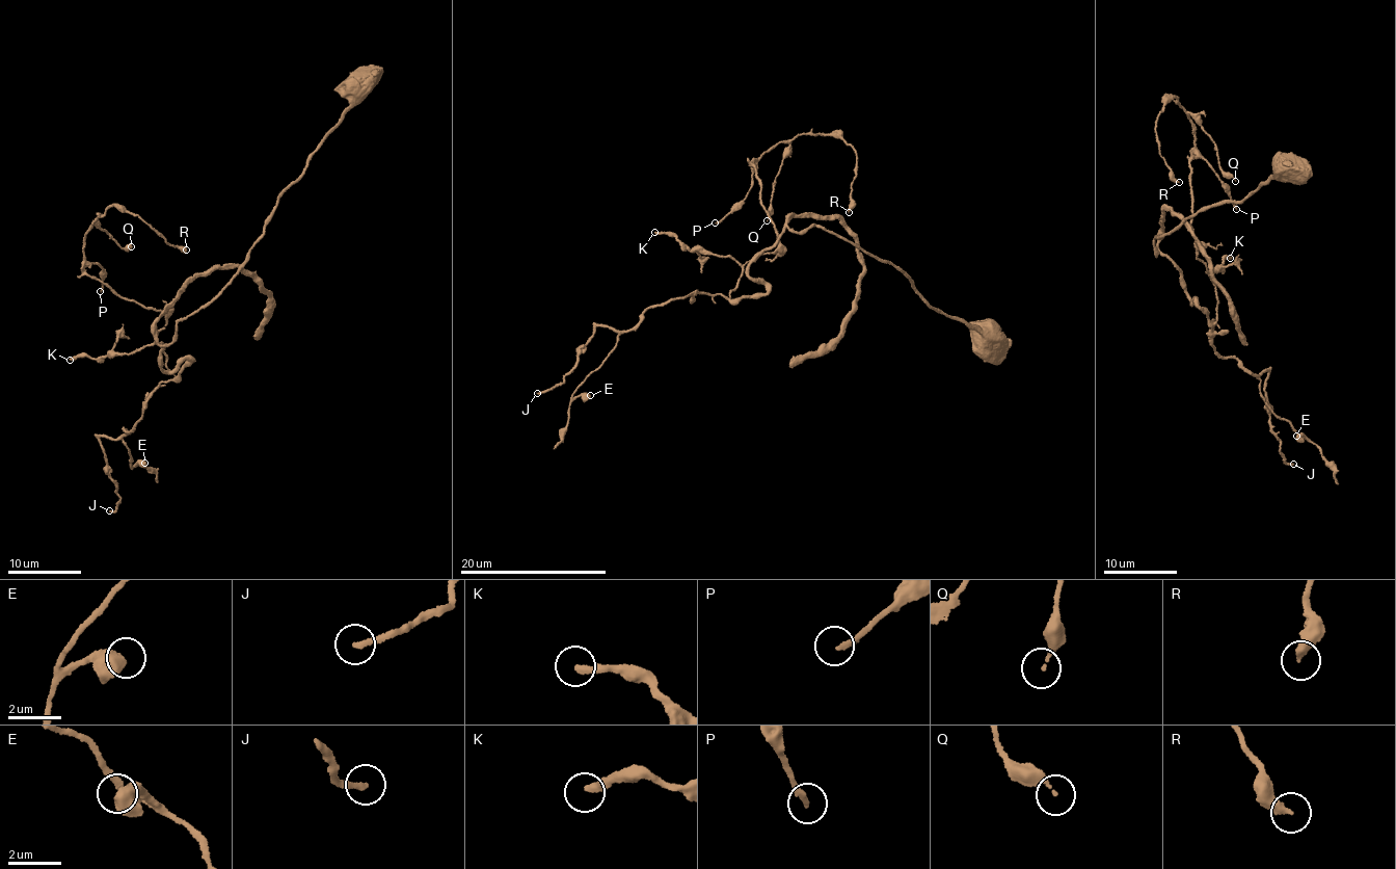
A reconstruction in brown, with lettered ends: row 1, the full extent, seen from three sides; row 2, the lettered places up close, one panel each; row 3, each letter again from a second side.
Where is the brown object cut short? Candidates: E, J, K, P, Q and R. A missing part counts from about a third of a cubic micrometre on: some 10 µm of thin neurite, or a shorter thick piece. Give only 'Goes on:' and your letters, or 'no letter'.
Goes on: K

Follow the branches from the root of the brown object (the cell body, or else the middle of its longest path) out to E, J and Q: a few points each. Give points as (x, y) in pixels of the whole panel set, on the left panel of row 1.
E: (361, 82), (247, 262), (161, 344), (165, 370), (192, 361), (124, 429), (131, 467), (144, 463)
J: (361, 82), (247, 262), (161, 344), (165, 370), (192, 361), (134, 427), (100, 438), (109, 510)
Q: (361, 82), (161, 344), (192, 361), (176, 376), (165, 314), (84, 270), (94, 224), (131, 246)

